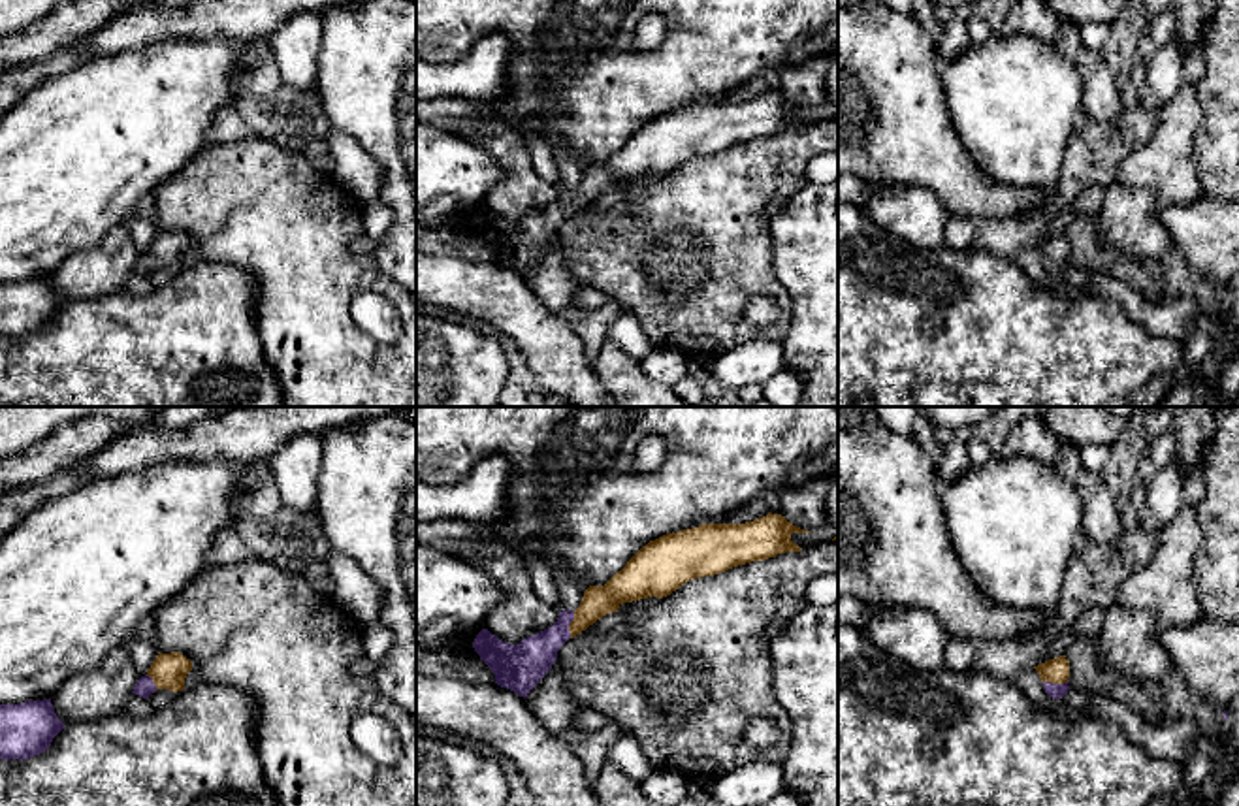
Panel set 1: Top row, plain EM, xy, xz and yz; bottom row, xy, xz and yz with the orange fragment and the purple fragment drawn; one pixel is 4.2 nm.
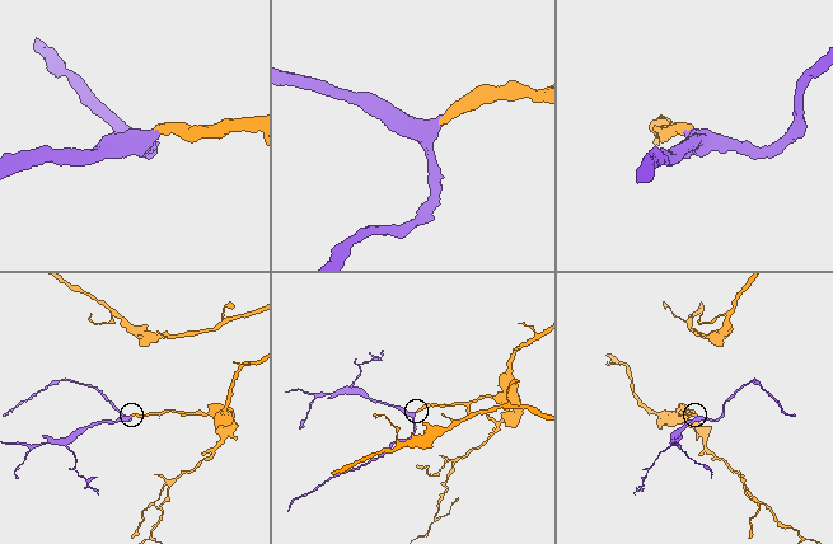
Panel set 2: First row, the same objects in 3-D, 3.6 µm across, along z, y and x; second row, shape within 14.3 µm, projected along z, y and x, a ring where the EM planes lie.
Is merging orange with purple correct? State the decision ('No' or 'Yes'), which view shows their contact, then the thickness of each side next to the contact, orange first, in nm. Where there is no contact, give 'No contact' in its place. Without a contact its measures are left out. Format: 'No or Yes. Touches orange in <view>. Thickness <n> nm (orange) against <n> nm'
Yes. Touches orange in xz. Thickness 140 nm (orange) against 180 nm

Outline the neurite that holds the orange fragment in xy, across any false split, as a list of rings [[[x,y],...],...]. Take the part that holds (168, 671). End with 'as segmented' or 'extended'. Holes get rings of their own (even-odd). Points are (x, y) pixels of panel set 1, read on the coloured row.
[[[179,652],[158,653],[145,676],[132,693],[149,699],[156,689],[183,691],[185,678],[192,670],[192,661]]] | extended

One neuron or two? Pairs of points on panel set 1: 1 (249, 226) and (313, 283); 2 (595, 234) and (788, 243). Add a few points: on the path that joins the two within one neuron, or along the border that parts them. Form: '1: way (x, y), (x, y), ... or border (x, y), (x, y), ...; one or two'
1: way (264, 234), (298, 268); one
2: border (769, 217), (772, 272), (784, 287); two

